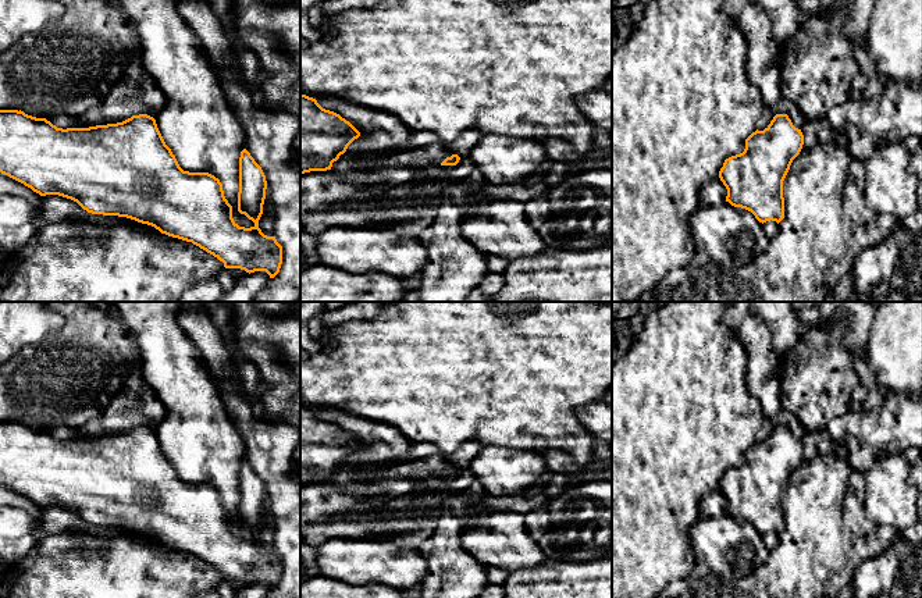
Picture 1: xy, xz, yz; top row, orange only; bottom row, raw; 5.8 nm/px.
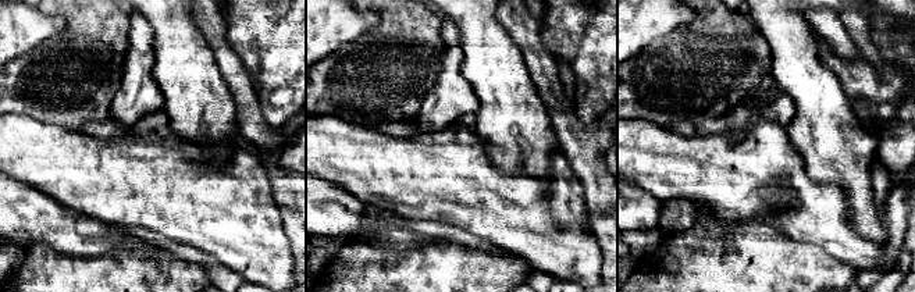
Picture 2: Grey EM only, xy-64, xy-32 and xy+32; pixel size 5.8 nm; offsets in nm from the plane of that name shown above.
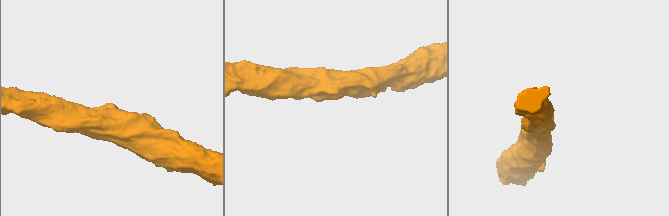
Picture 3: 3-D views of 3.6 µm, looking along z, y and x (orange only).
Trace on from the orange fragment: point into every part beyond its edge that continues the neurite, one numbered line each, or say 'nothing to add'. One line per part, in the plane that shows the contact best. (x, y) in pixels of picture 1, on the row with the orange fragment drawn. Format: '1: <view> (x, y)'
nothing to add

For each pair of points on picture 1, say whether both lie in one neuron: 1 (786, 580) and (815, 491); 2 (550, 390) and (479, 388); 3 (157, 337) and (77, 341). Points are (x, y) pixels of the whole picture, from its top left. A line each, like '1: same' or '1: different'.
1: same
2: same
3: different

